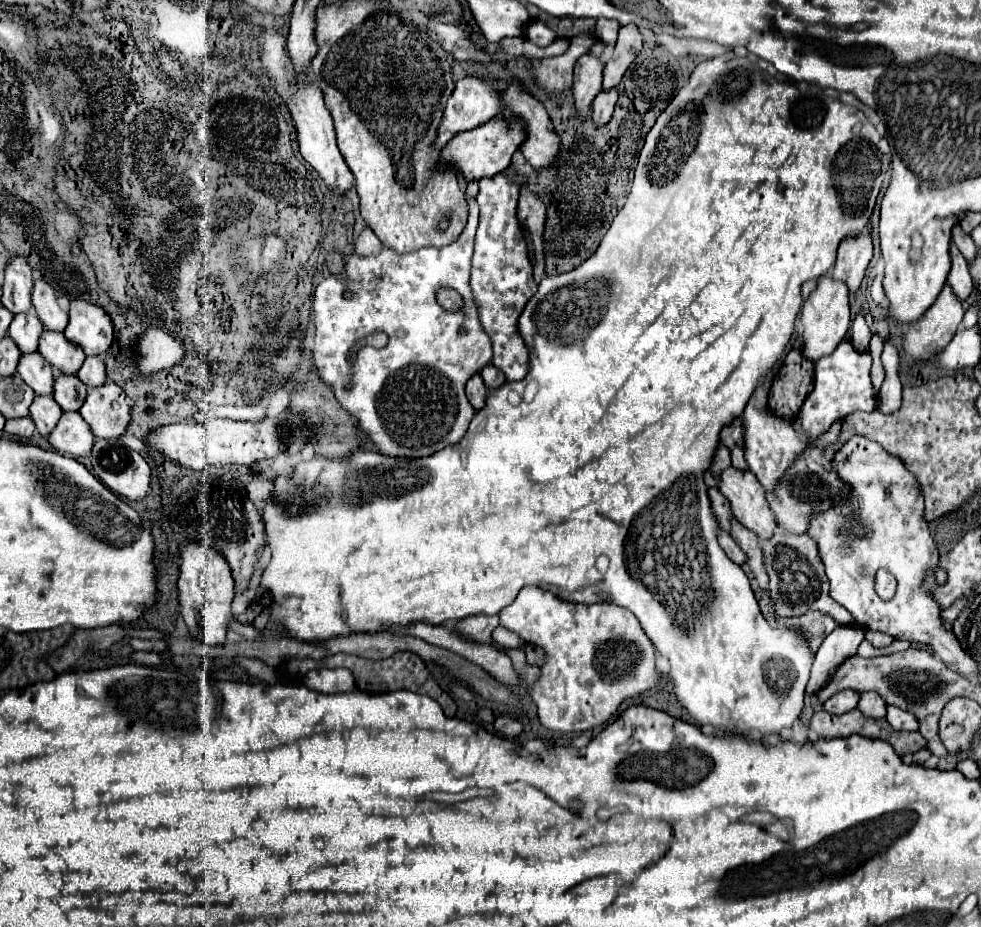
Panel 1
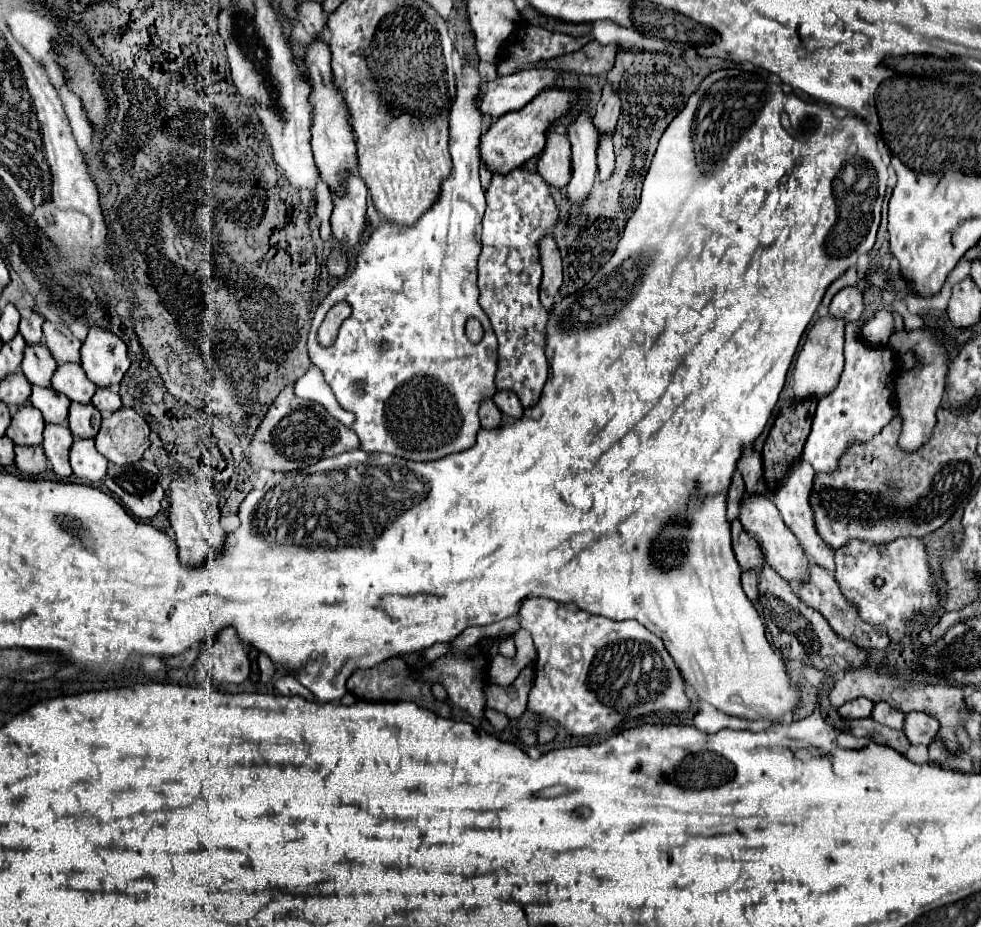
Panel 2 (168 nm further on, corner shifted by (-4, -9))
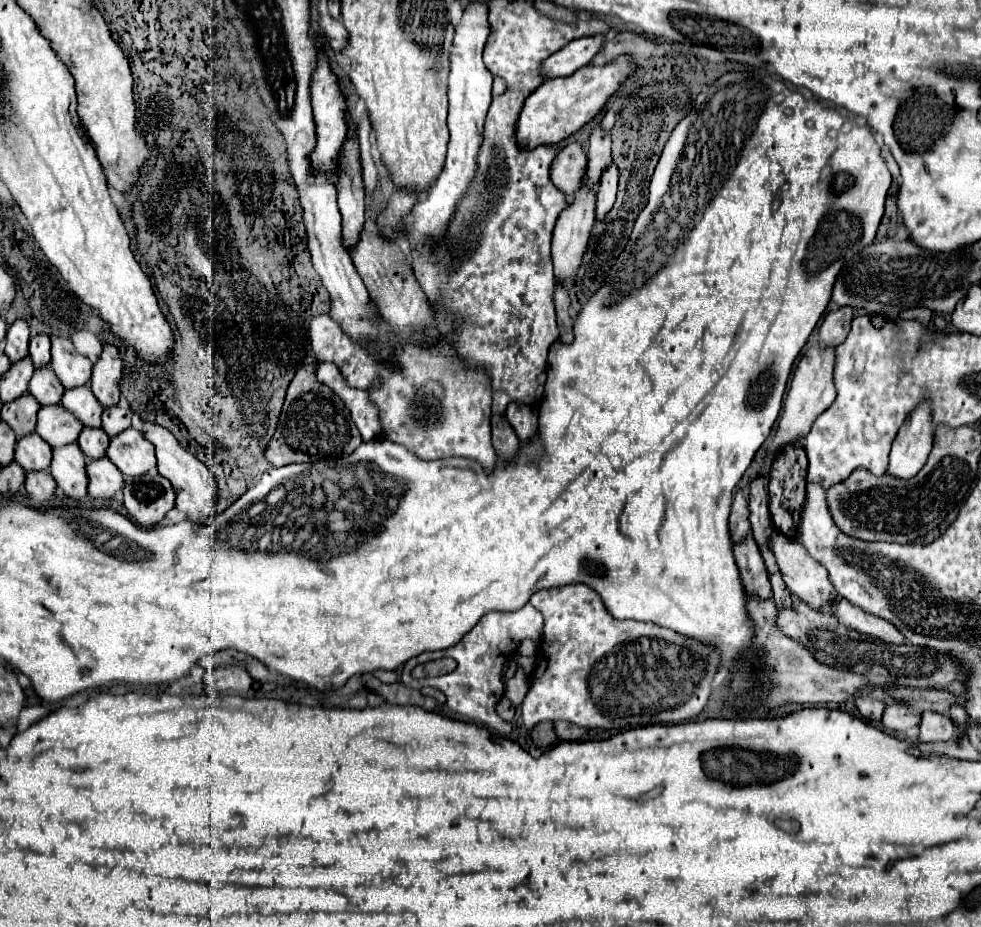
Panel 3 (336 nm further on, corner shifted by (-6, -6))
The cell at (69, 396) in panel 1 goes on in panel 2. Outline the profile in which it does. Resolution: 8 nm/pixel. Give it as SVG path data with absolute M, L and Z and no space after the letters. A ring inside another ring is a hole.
M71 403L67 423L73 437L95 437L101 425L101 413L95 409L95 405Z

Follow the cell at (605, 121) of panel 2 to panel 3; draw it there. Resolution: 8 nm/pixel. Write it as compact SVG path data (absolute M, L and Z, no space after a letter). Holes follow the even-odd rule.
M597 126L591 134L587 158L589 158L587 184L591 186L591 190L595 190L599 186L601 174L611 166L611 134L605 134L601 126Z

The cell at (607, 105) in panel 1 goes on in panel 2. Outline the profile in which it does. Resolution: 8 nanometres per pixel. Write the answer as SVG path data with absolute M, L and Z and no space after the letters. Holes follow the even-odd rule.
M607 133L607 137L603 137L603 141L599 141L599 149L597 149L597 165L599 165L599 179L607 179L613 173L613 165L615 165L615 155L613 155L613 143L611 143L611 133Z

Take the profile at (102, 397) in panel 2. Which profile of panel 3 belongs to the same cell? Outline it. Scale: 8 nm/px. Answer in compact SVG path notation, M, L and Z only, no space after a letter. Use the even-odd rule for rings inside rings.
M113 406L103 412L103 430L113 438L121 434L121 430L127 430L131 426L131 416L127 408Z

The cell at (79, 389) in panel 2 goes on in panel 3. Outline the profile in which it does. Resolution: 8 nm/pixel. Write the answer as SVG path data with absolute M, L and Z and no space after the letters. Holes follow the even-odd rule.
M89 386L65 390L61 404L87 428L99 428L101 426L101 414L103 408L89 390Z

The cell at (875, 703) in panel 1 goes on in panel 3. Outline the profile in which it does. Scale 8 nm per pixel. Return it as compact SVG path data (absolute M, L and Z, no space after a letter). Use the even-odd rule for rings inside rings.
M891 704L885 708L883 714L883 726L893 732L905 732L913 726L921 724L921 714L915 714L909 706L905 704Z

